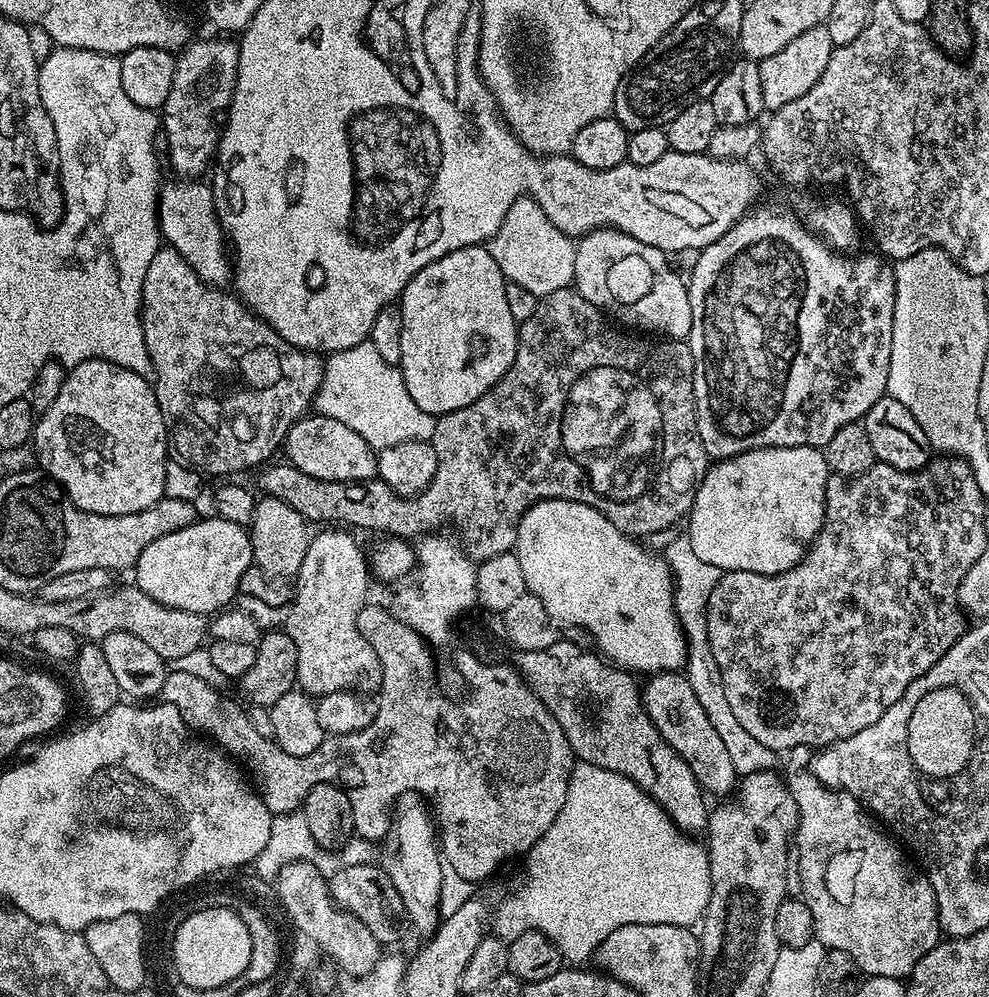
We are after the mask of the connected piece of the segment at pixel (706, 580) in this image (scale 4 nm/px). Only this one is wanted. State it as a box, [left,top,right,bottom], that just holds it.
[664,534,775,776]

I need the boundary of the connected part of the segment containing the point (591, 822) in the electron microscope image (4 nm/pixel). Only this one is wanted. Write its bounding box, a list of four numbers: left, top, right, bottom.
[490,762,712,966]

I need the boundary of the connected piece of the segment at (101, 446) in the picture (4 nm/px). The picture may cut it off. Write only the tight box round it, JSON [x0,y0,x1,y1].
[34,360,168,516]

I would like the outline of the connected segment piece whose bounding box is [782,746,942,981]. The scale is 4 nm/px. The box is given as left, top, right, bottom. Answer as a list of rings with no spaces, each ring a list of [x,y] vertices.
[[[794,746],[787,749],[785,756],[788,757],[784,760],[782,779],[790,790],[790,798],[794,798],[794,806],[798,808],[798,826],[794,833],[794,868],[795,871],[796,868],[800,871],[800,888],[804,891],[802,899],[808,904],[810,914],[813,915],[813,933],[815,939],[821,940],[824,943],[825,949],[842,950],[846,954],[850,954],[850,958],[854,958],[854,962],[859,966],[861,973],[865,977],[881,976],[882,978],[894,978],[895,980],[903,981],[905,978],[911,976],[914,966],[918,966],[920,959],[926,954],[930,954],[930,950],[934,950],[934,946],[940,943],[942,939],[940,923],[938,922],[936,895],[930,886],[928,877],[913,863],[909,853],[887,831],[884,831],[884,833],[876,829],[877,821],[869,815],[860,801],[855,800],[849,792],[843,791],[839,787],[833,786],[833,788],[827,788],[810,769],[804,768],[811,762],[812,756],[814,756],[813,749],[807,748],[807,746]]]

